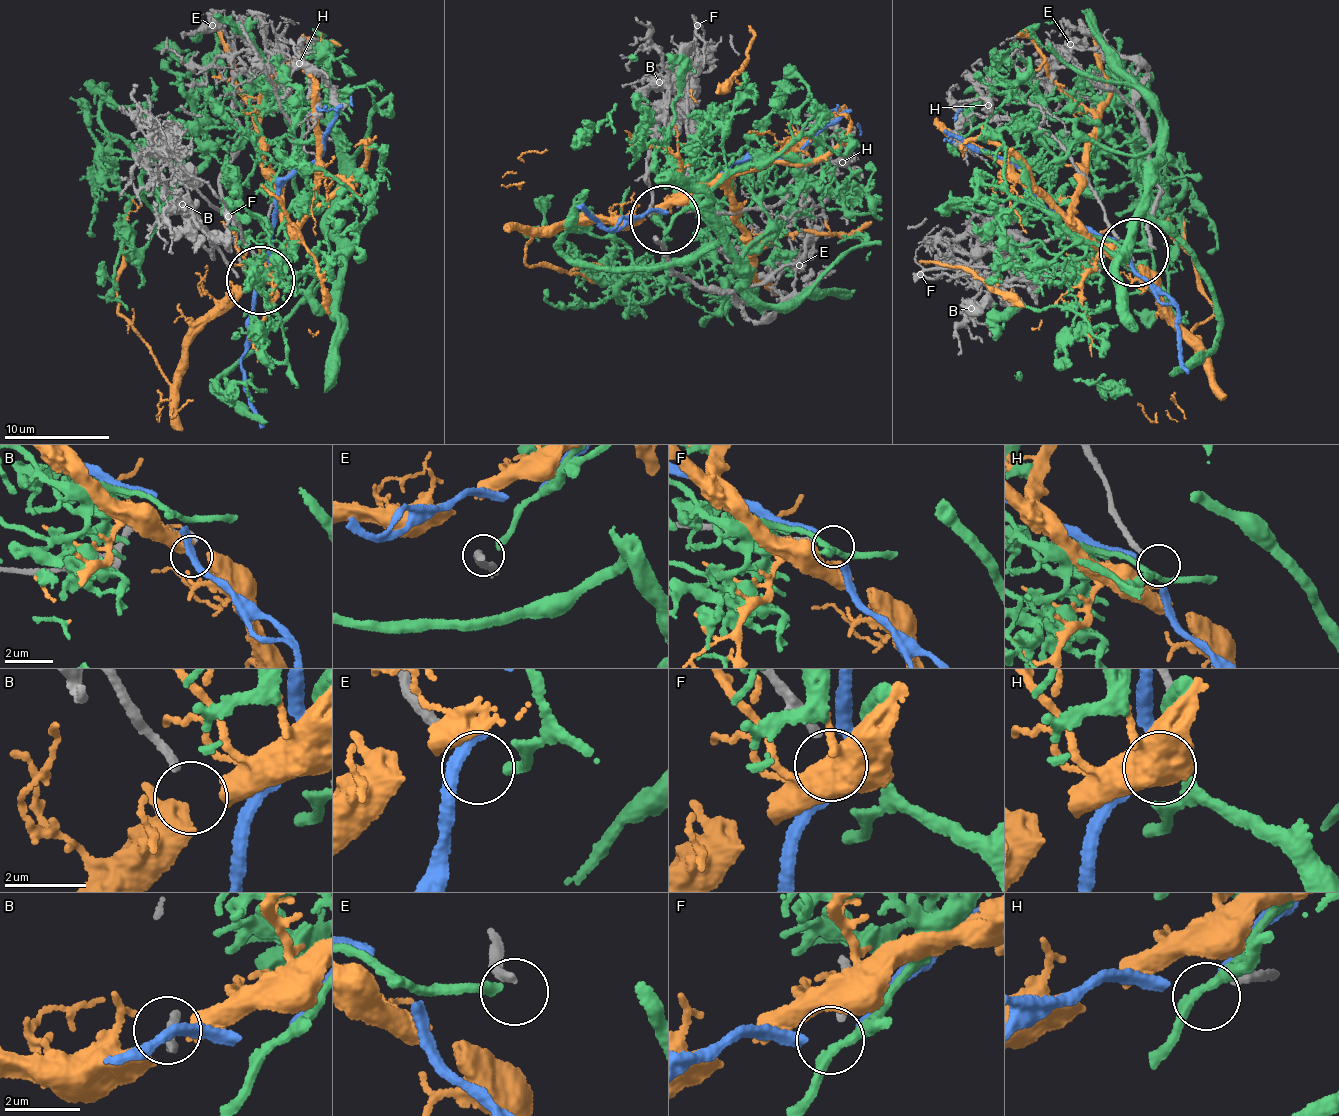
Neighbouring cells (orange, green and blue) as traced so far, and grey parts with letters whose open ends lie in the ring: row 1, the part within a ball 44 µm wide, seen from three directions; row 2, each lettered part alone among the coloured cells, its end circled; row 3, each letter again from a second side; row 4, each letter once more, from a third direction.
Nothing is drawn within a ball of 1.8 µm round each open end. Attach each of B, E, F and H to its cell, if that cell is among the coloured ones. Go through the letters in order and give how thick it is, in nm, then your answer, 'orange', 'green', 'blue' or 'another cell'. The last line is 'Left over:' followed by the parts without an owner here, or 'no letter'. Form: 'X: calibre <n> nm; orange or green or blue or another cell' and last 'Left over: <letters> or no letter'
B: calibre 200 nm; another cell
E: calibre 240 nm; green
F: calibre 200 nm; another cell
H: calibre 240 nm; another cell
Left over: B, F, H

